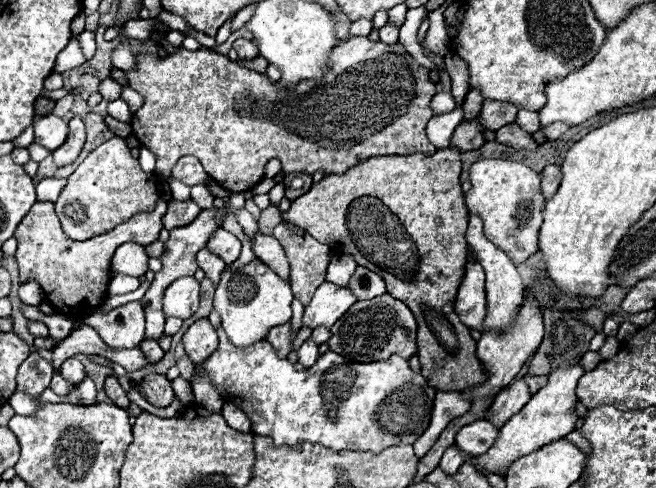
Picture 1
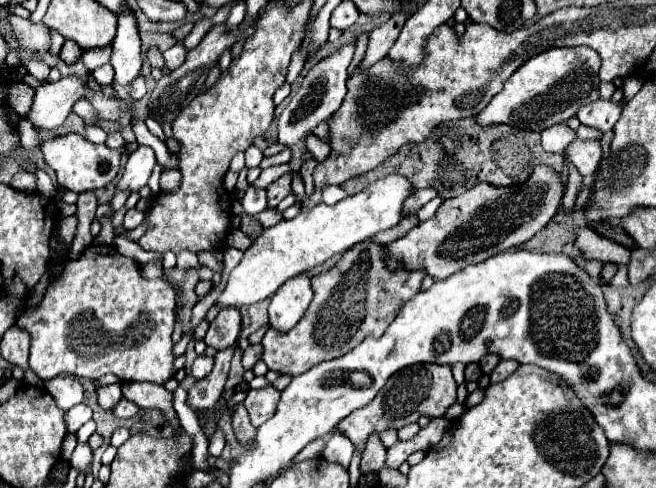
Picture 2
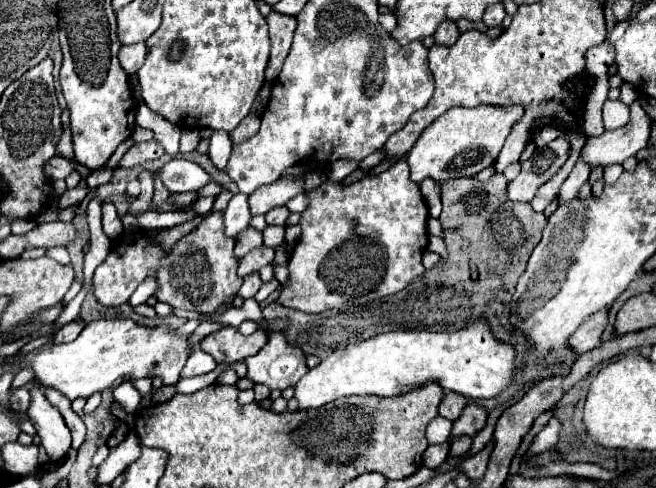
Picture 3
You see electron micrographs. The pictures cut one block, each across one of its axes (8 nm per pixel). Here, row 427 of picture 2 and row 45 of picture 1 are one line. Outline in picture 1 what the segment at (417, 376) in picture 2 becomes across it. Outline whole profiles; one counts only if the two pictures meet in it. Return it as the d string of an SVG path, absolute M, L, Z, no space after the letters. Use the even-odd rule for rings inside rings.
M352 36L344 42L340 42L332 50L332 72L328 76L324 76L320 80L306 80L304 84L296 86L294 90L280 90L264 74L248 70L248 68L240 66L238 62L232 62L228 56L222 56L222 54L218 54L214 50L208 50L208 48L200 48L200 50L194 50L194 52L178 48L178 52L174 52L174 54L162 58L162 60L156 60L150 54L138 54L136 60L138 60L138 68L132 70L132 72L126 72L126 76L128 76L130 88L144 96L144 106L134 112L132 130L134 130L136 138L156 154L156 174L162 176L162 180L170 178L172 168L176 166L176 162L182 156L196 156L202 162L208 176L214 178L222 188L226 188L230 192L246 192L264 178L264 164L272 158L278 158L282 162L282 172L284 174L300 172L300 174L310 174L312 176L314 172L324 172L328 176L328 174L344 174L348 168L352 168L352 164L360 164L360 162L364 162L372 156L386 156L386 154L390 154L390 156L400 154L402 156L402 154L418 154L418 152L430 156L430 154L436 152L436 146L426 138L426 124L434 116L434 112L430 108L430 102L436 94L436 84L430 82L428 70L424 66L420 66L404 50L404 46L400 42L384 44L384 42L370 42L366 36Z

